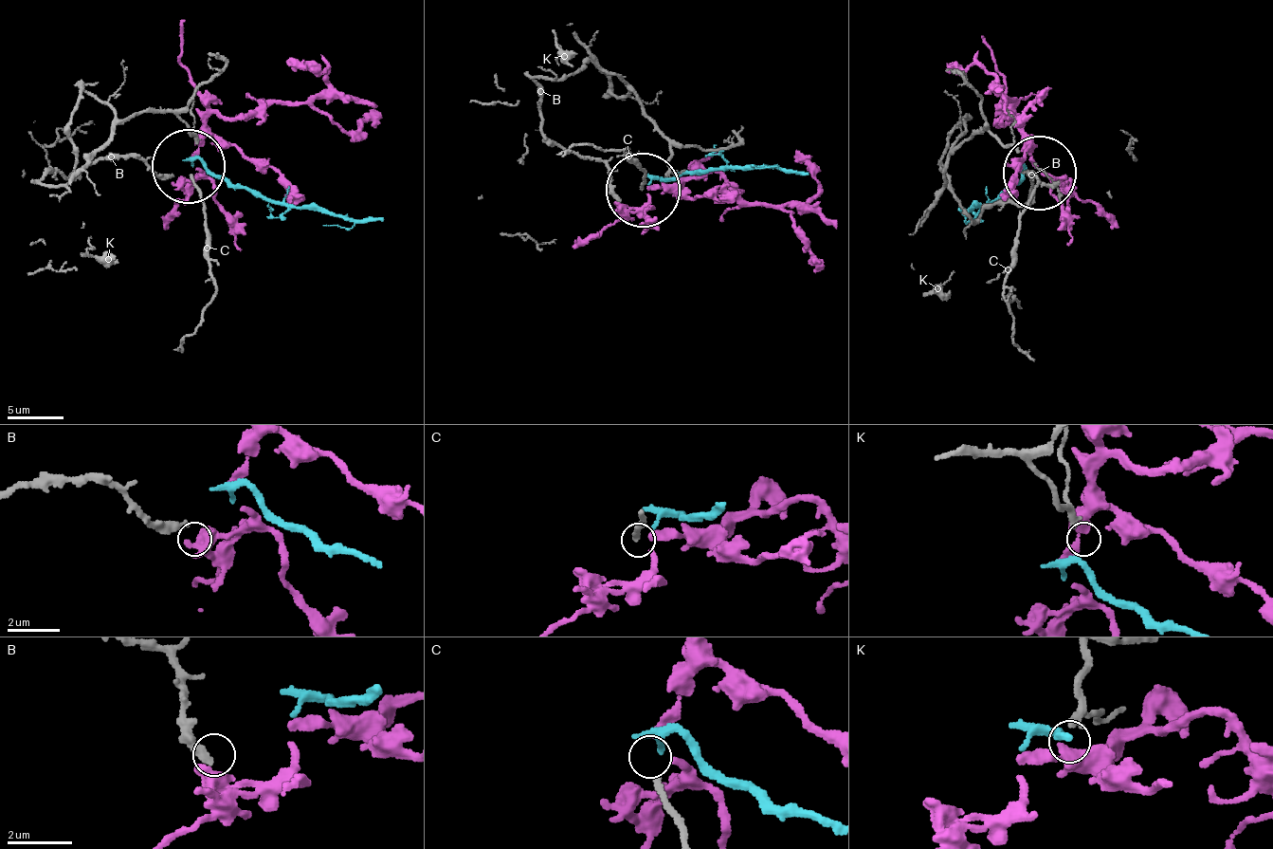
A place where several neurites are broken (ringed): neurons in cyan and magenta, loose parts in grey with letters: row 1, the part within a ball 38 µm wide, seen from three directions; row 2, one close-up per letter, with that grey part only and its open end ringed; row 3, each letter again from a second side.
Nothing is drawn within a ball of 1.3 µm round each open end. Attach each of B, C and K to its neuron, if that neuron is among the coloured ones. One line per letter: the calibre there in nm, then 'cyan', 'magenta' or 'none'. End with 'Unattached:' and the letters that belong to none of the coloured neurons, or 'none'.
B: calibre 280 nm; none
C: calibre 180 nm; none
K: calibre 140 nm; none
Unattached: B, C, K

